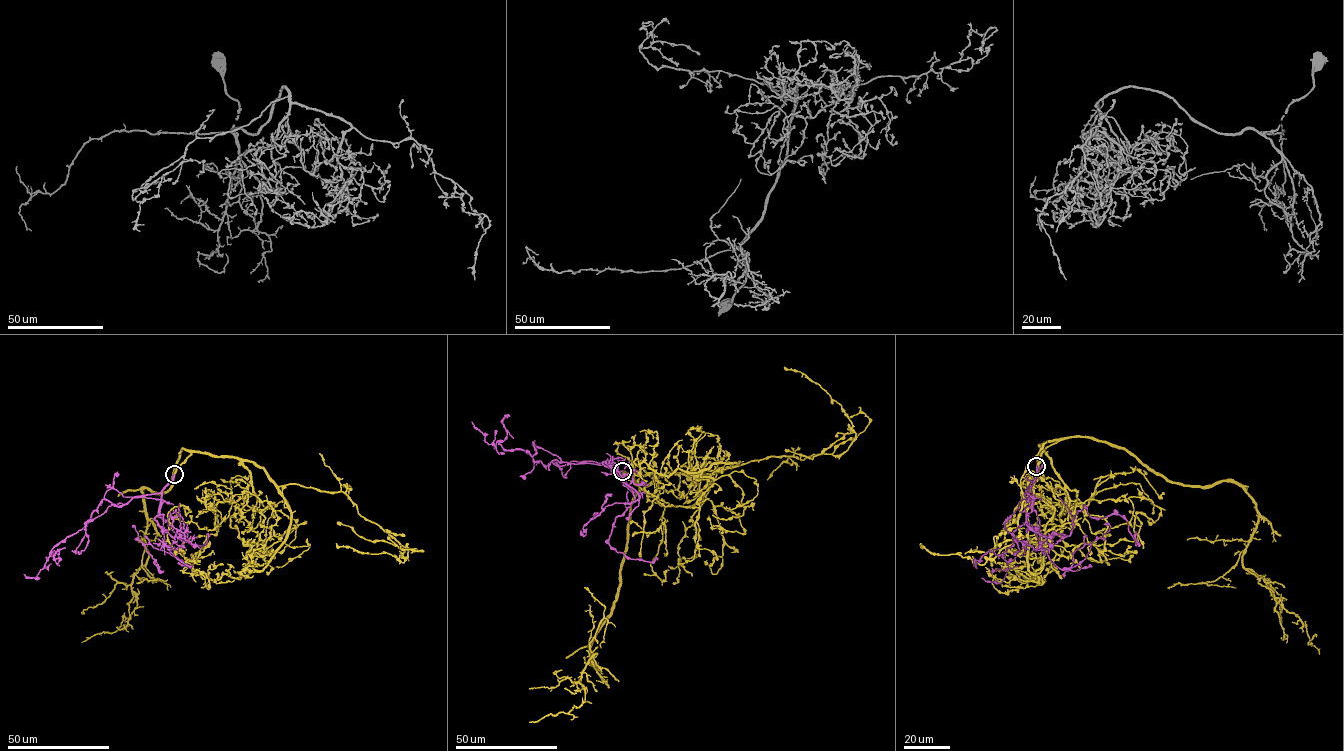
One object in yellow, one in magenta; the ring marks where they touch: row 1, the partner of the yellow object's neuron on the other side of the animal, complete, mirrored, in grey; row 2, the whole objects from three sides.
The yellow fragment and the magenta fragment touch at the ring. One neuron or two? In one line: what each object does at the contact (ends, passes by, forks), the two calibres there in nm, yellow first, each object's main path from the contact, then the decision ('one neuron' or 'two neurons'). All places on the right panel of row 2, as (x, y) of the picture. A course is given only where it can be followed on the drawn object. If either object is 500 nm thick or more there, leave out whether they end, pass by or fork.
yellow ends; magenta ends; calibres 400 and 420 nm; course yellow (1036, 465), (1058, 441), (1027, 509), (1041, 584), (1003, 530), (1020, 502), (1045, 508); course magenta (1036, 465), (1026, 518), (1043, 535), (1070, 534), (1084, 508), (1093, 517), (1122, 516), (1139, 546), (1137, 531); one neuron

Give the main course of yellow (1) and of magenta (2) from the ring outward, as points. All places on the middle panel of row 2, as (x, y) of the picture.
1: (622, 470), (640, 489), (738, 462), (667, 476), (642, 462), (638, 476), (615, 441), (639, 478)
2: (622, 470), (615, 471), (602, 463), (619, 477), (635, 500), (615, 518), (608, 543), (630, 558), (656, 560)

